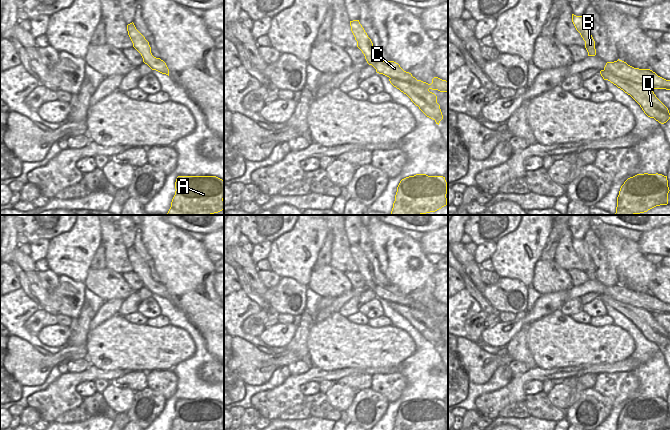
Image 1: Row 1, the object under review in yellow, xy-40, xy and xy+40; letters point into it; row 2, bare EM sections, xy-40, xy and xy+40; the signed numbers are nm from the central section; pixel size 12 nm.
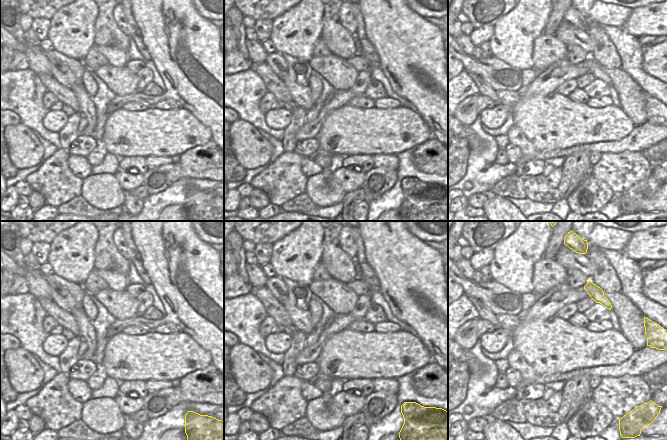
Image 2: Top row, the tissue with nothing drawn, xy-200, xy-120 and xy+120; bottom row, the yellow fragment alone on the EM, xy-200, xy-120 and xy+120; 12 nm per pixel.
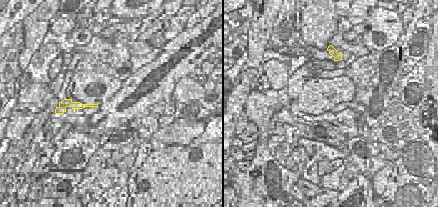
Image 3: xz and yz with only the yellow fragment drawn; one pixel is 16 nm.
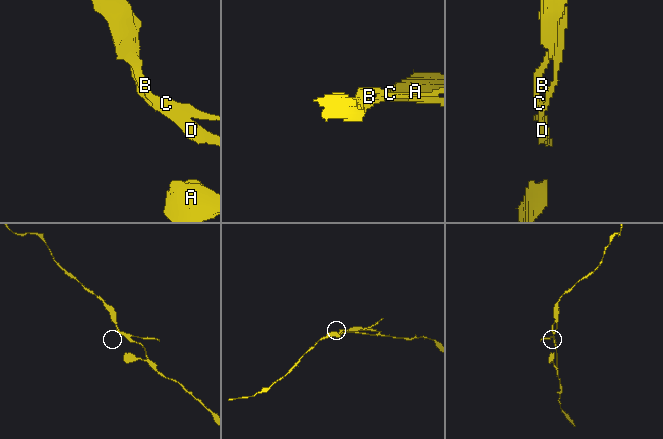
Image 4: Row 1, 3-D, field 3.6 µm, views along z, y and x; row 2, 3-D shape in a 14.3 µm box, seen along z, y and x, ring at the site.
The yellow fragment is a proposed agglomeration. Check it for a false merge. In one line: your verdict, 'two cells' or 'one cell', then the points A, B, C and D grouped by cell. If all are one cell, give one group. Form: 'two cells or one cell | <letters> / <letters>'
two cells | A D / B C

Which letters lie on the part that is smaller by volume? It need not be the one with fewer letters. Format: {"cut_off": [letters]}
{"cut_off": ["B", "C"]}

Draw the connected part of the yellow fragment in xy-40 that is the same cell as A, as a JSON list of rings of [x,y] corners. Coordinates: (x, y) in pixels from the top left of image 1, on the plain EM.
[[[178,400],[171,430],[224,430],[224,404],[216,400]]]

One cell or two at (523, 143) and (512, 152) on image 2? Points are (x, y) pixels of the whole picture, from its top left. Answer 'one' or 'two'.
two

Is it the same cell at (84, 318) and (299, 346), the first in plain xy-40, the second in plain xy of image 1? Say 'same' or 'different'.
same

